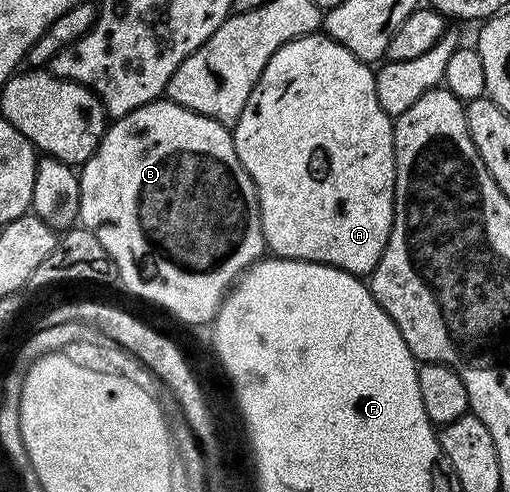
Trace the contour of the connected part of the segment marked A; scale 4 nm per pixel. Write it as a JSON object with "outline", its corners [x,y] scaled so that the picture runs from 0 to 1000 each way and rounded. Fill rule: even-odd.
{"outline":[[[594,69],[590,77],[553,89],[553,98],[545,98],[545,106],[529,114],[522,138],[514,138],[514,154],[506,154],[506,171],[498,171],[498,187],[490,187],[490,203],[482,203],[482,220],[475,220],[475,228],[463,238],[453,268],[459,309],[467,309],[467,325],[475,341],[482,341],[502,384],[518,498],[539,522],[575,524],[578,533],[629,533],[635,541],[653,541],[657,549],[675,549],[680,557],[727,559],[761,494],[776,429],[776,303],[771,254],[771,234],[759,232],[741,207],[737,142],[724,128],[702,122],[694,106],[686,106],[641,69]]]}

